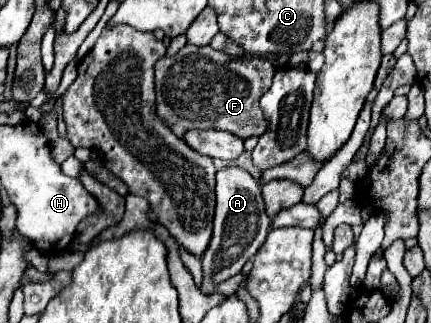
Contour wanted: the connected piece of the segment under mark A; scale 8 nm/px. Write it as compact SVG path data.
M222 167L216 173L216 213L212 243L202 255L204 281L202 293L214 293L216 283L242 271L244 263L260 249L270 231L270 217L266 213L260 183L240 167Z

